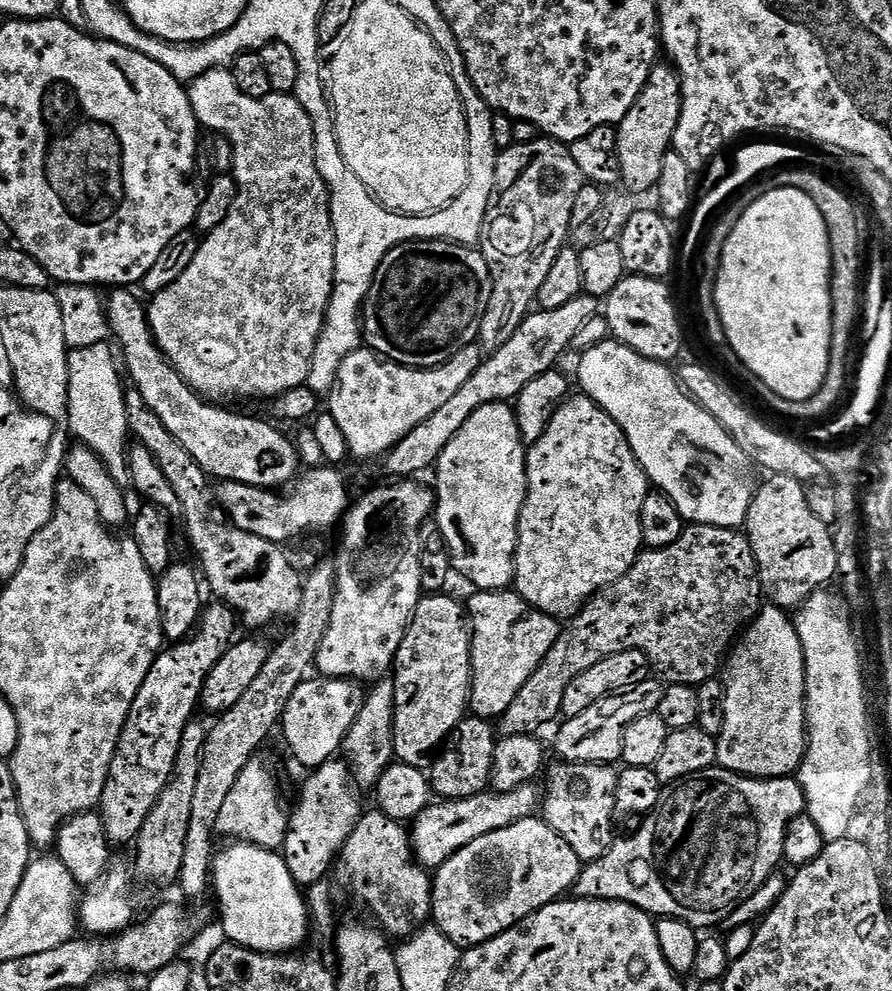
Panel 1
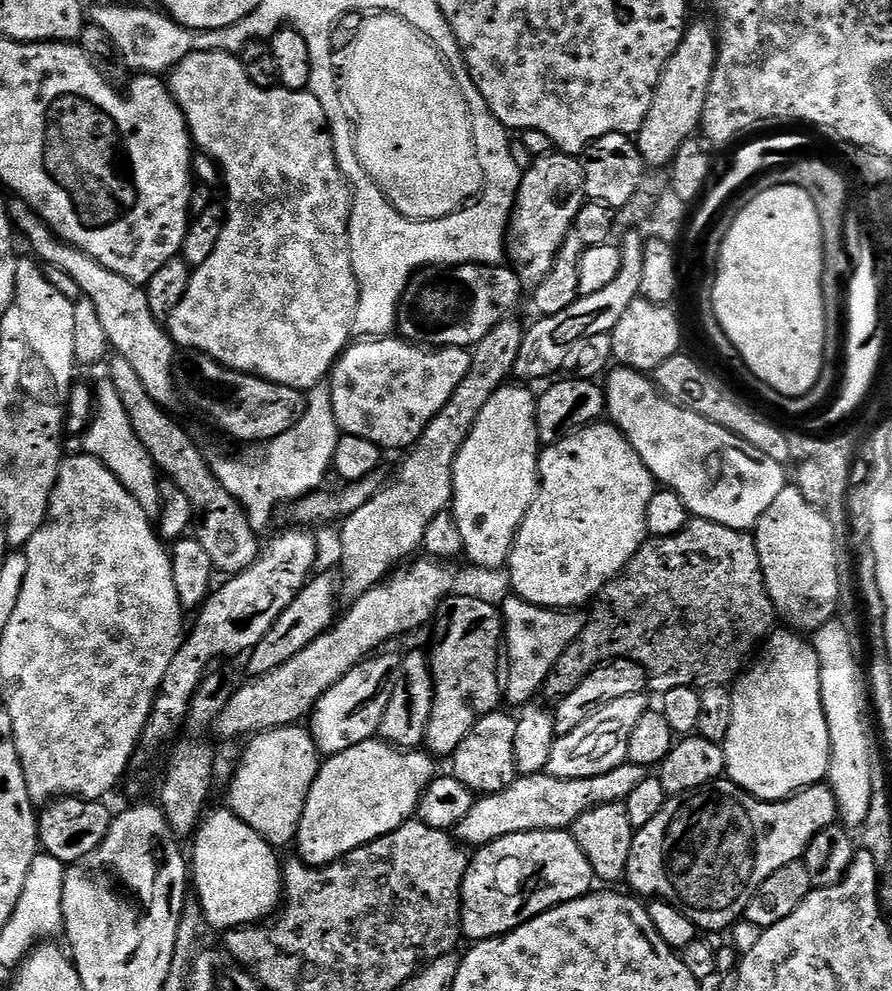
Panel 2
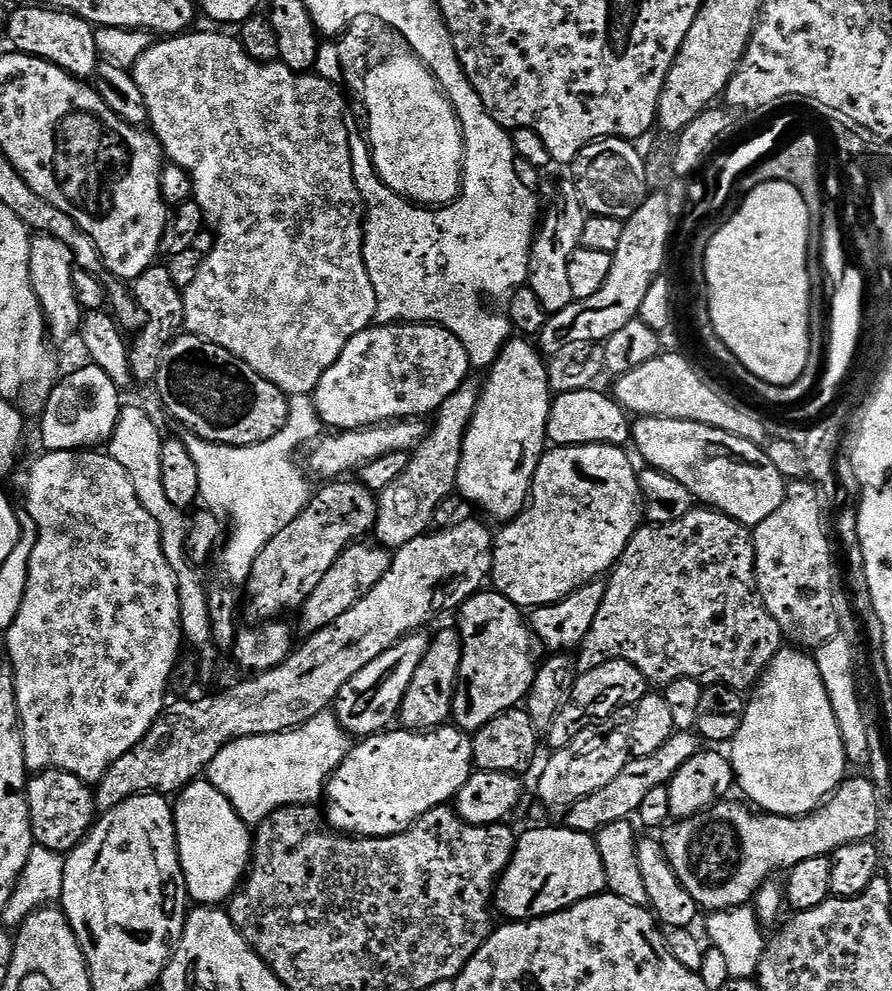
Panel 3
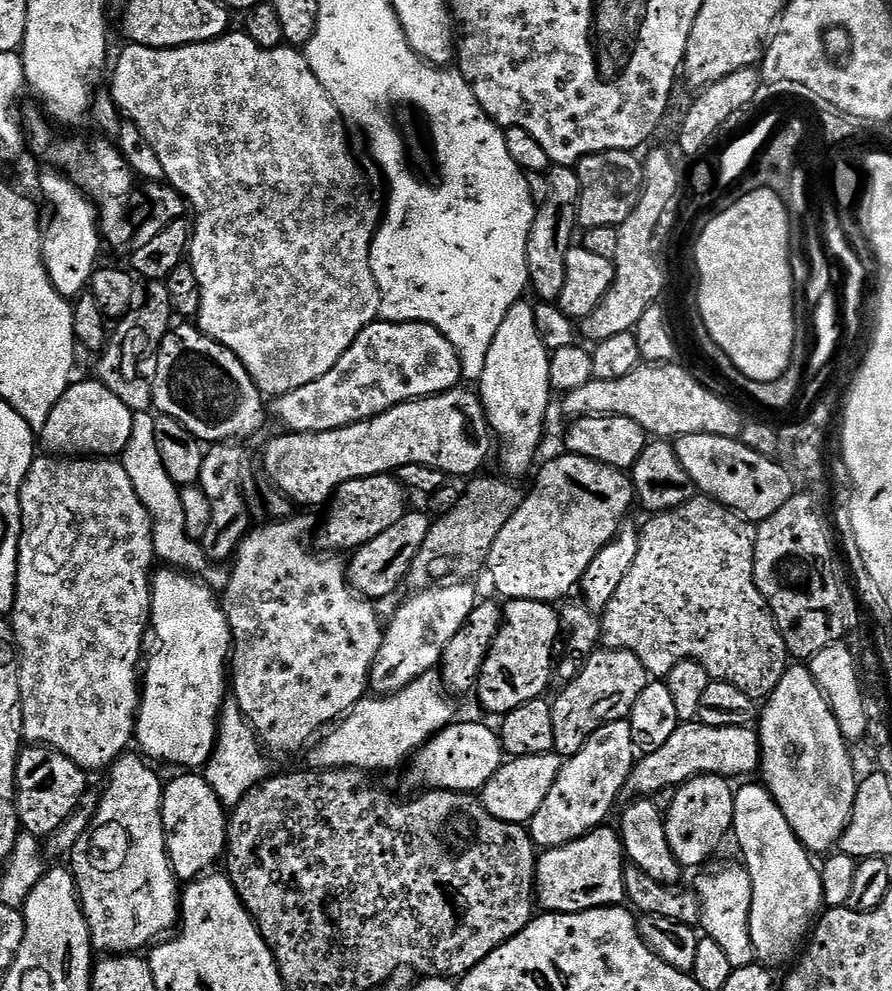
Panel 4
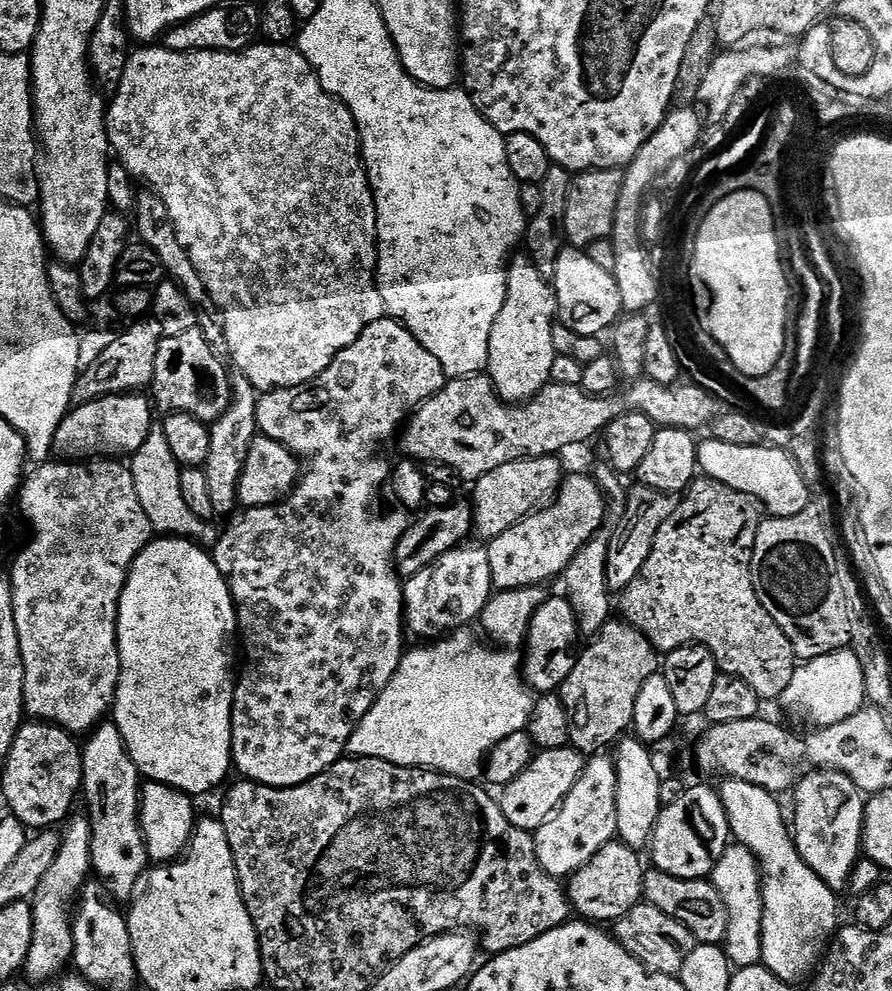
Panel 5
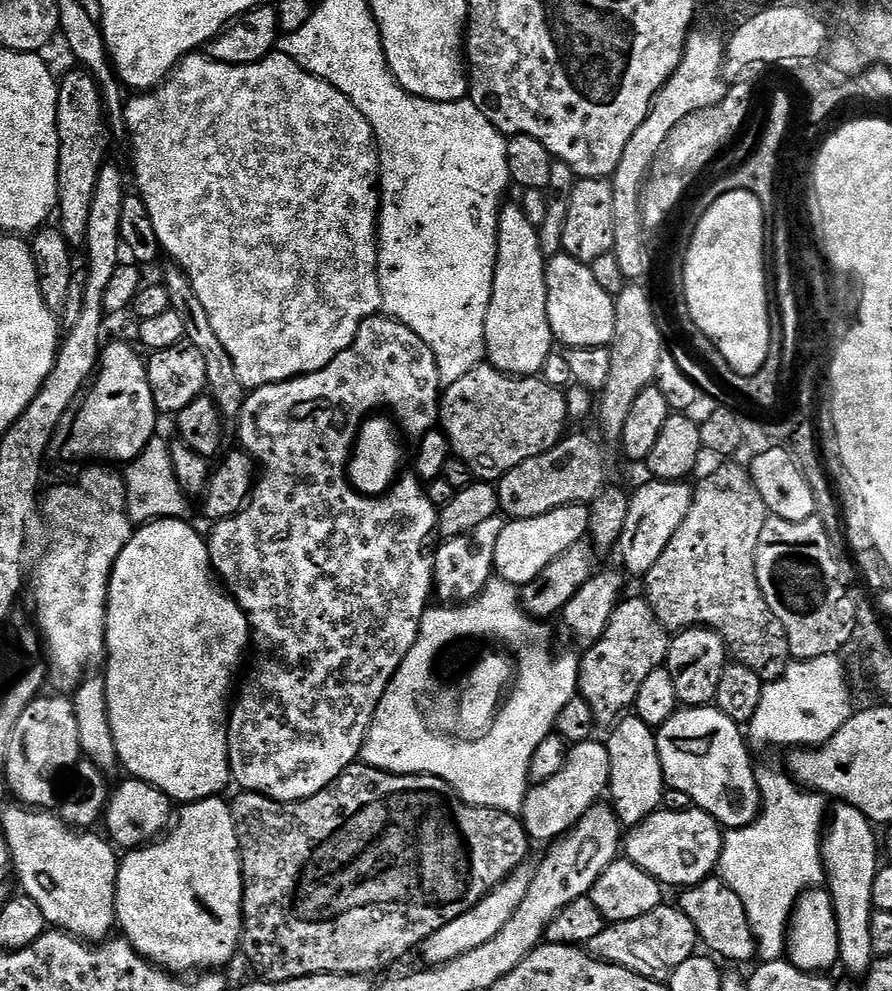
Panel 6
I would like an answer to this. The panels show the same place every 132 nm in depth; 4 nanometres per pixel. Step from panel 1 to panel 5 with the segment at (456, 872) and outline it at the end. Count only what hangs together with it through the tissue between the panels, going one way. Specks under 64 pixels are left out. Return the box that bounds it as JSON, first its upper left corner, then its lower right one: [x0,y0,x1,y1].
[566,842,645,922]

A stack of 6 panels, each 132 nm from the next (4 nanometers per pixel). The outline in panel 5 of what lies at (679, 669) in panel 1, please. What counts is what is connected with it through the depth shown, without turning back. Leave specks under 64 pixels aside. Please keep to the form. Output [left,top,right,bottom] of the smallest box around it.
[619,478,798,701]

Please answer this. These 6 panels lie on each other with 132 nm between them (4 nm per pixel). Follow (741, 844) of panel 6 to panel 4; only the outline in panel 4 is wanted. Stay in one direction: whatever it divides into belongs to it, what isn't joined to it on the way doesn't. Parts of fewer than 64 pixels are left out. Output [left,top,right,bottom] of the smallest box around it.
[692,865,755,970]

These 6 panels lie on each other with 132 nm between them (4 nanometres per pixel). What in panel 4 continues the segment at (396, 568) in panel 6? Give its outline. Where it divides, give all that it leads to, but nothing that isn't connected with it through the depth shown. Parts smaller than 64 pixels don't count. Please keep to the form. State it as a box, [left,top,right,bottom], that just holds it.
[222,324,461,756]

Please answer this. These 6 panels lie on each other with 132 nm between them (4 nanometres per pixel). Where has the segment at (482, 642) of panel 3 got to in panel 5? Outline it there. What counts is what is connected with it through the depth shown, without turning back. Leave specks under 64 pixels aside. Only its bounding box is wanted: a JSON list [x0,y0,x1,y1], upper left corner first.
[524,595,579,694]

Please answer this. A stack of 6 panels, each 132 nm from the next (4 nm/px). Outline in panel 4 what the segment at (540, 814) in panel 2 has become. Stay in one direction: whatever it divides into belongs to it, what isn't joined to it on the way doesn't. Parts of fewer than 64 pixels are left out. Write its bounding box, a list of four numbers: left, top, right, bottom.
[626,722,760,798]

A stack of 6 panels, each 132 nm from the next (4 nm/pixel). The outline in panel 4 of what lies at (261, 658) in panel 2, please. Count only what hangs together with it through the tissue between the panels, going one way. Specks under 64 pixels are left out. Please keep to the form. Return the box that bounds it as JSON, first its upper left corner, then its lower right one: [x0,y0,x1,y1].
[347,511,431,602]

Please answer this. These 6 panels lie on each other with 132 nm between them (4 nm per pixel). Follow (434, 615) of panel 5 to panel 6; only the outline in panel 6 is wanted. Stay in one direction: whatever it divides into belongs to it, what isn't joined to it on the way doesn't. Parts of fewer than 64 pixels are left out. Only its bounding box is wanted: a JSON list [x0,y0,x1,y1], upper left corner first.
[434,516,505,605]

